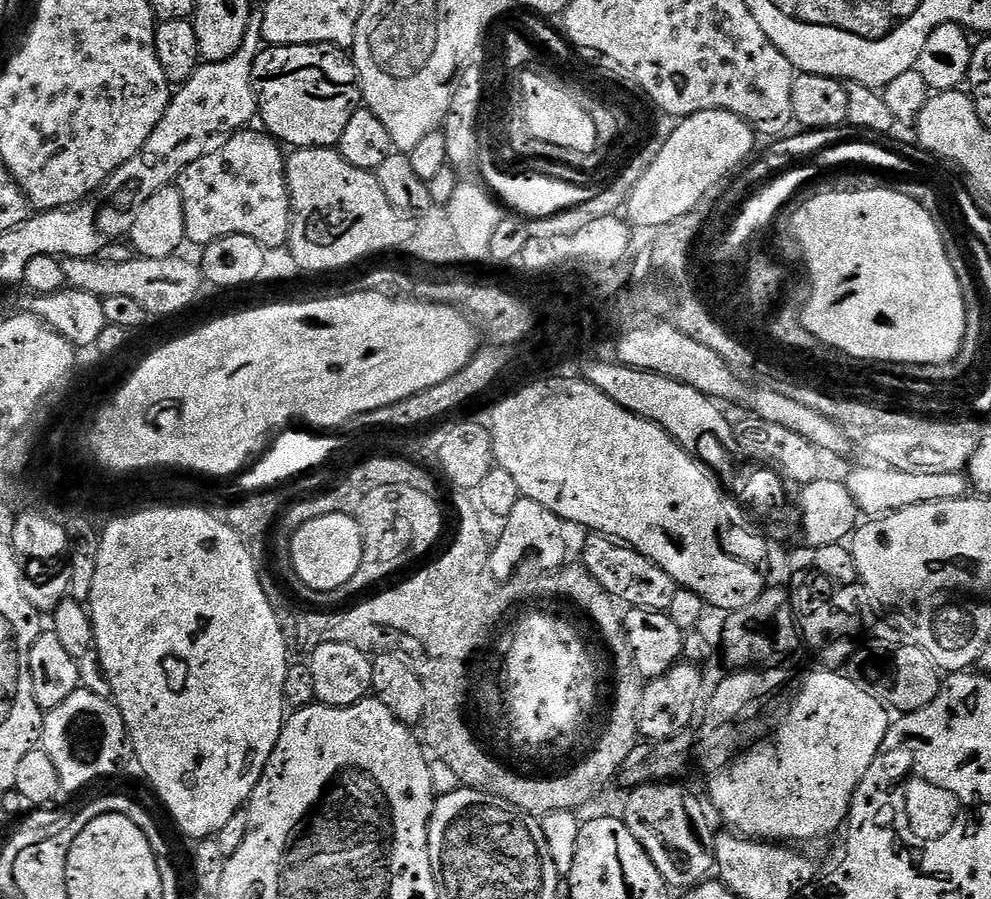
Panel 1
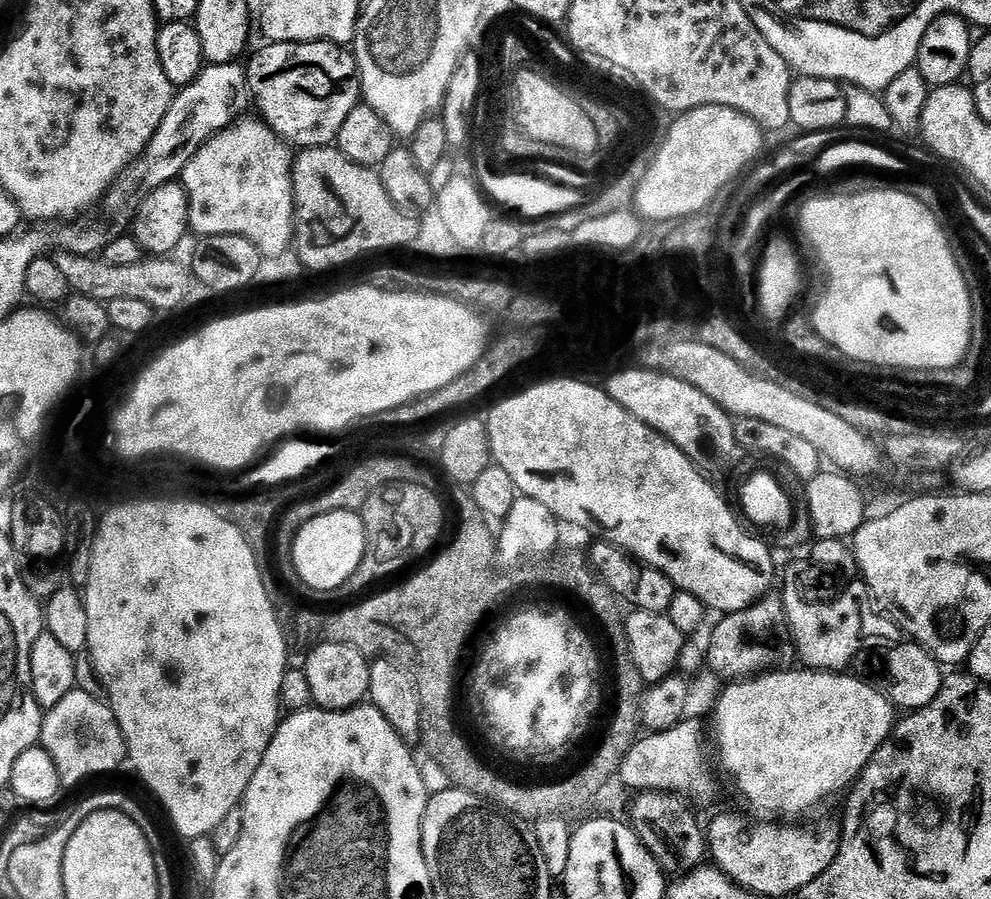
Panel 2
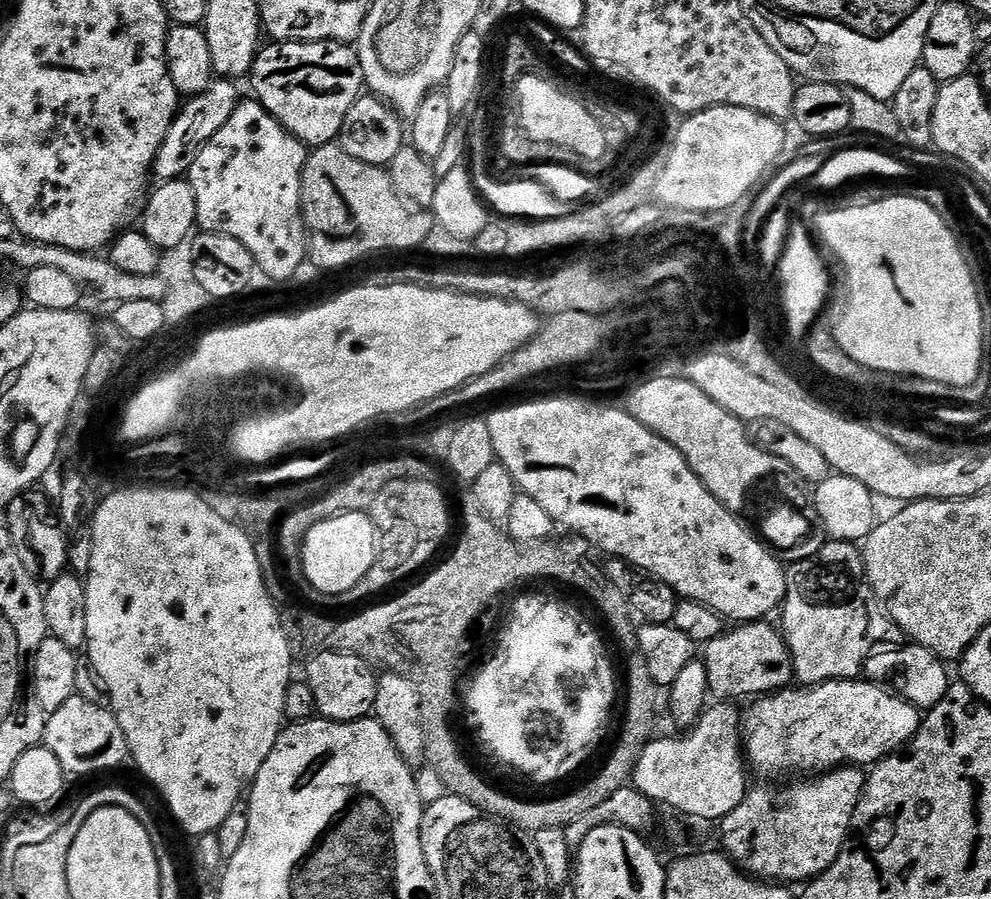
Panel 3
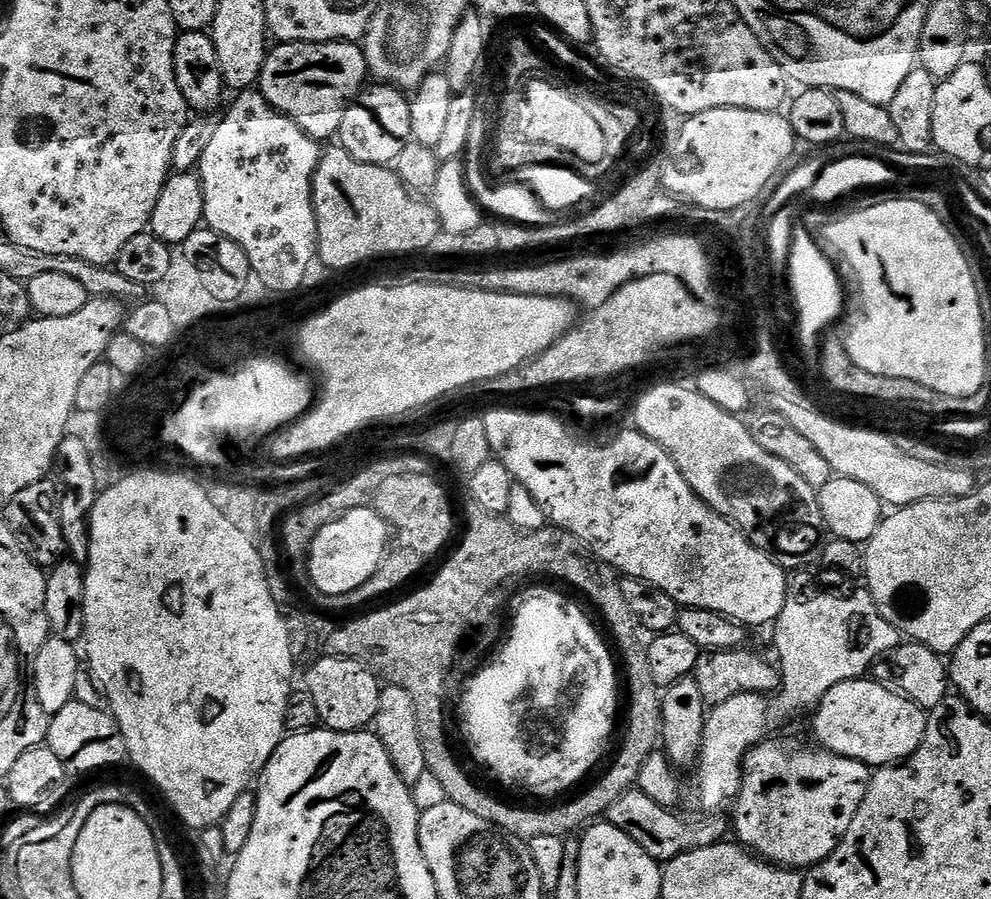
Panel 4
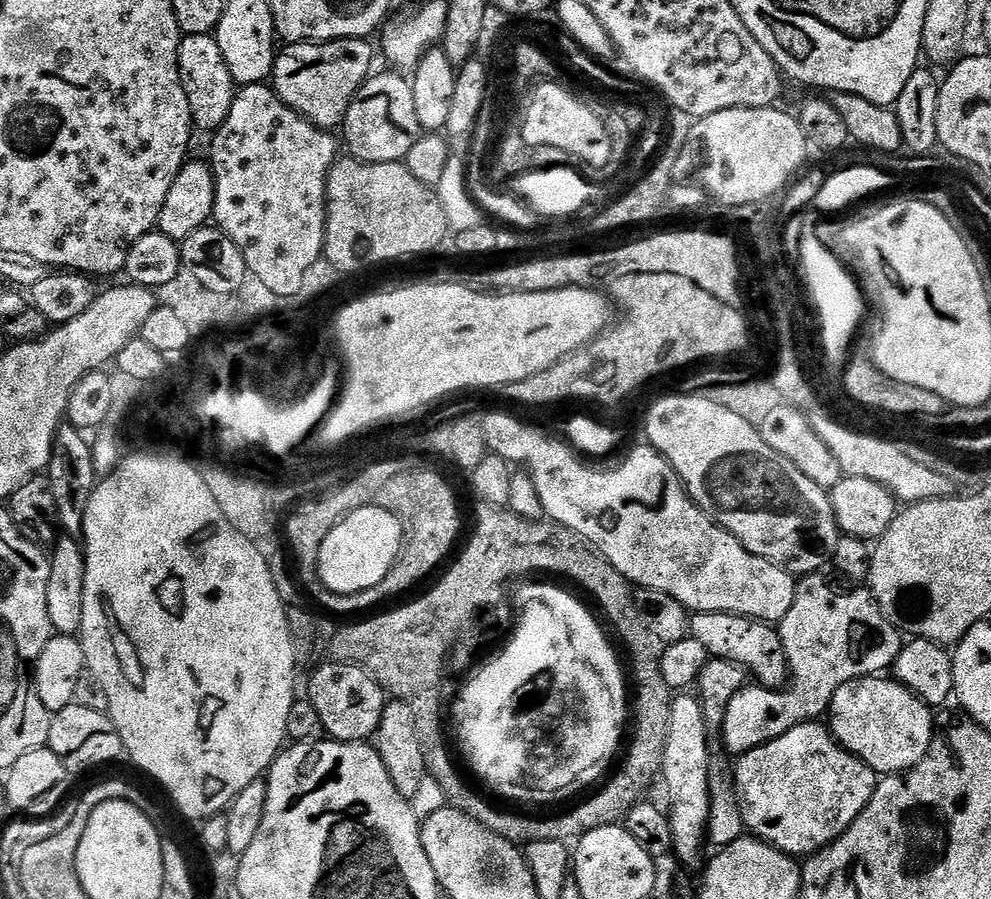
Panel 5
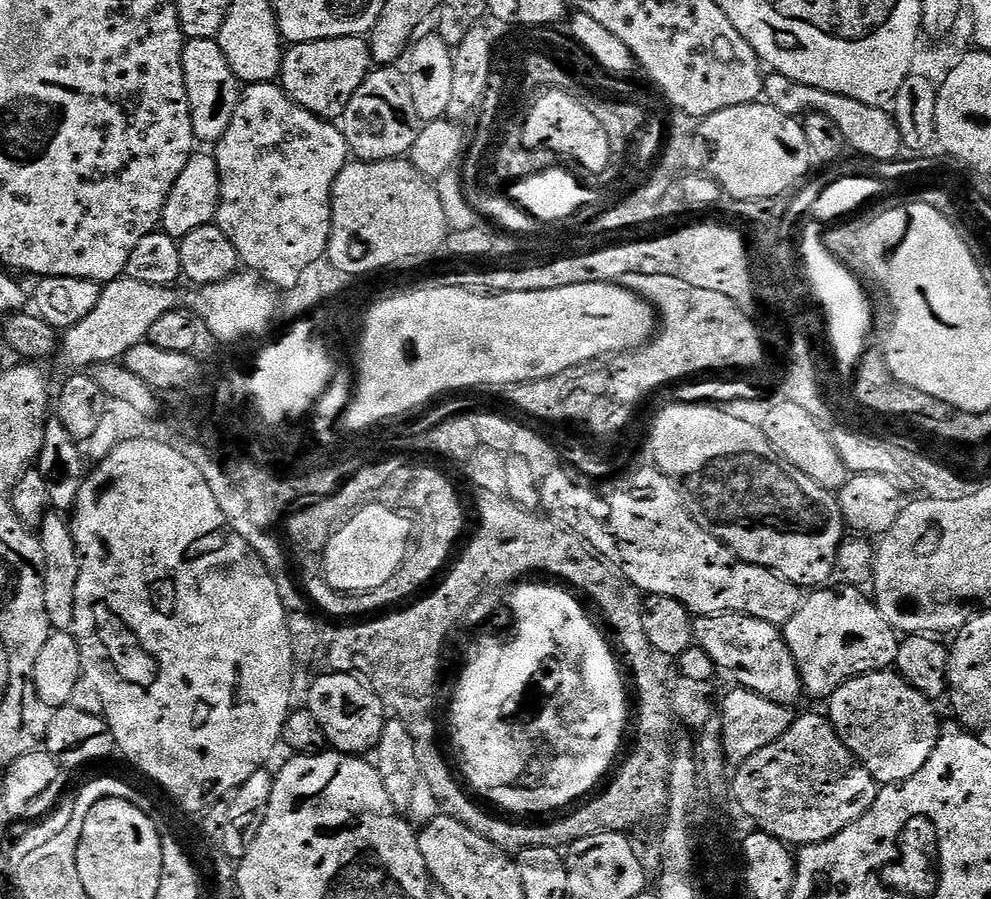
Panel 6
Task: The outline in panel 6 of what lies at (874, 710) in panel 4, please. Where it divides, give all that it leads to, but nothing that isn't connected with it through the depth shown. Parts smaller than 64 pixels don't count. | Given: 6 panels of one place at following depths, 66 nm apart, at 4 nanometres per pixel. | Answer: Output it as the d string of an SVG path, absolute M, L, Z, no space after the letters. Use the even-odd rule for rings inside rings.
M895 670L855 676L832 695L826 707L826 715L844 745L866 770L870 770L880 786L899 784L918 774L918 770L926 766L930 754L934 754L942 735L940 720L936 717L937 705Z

